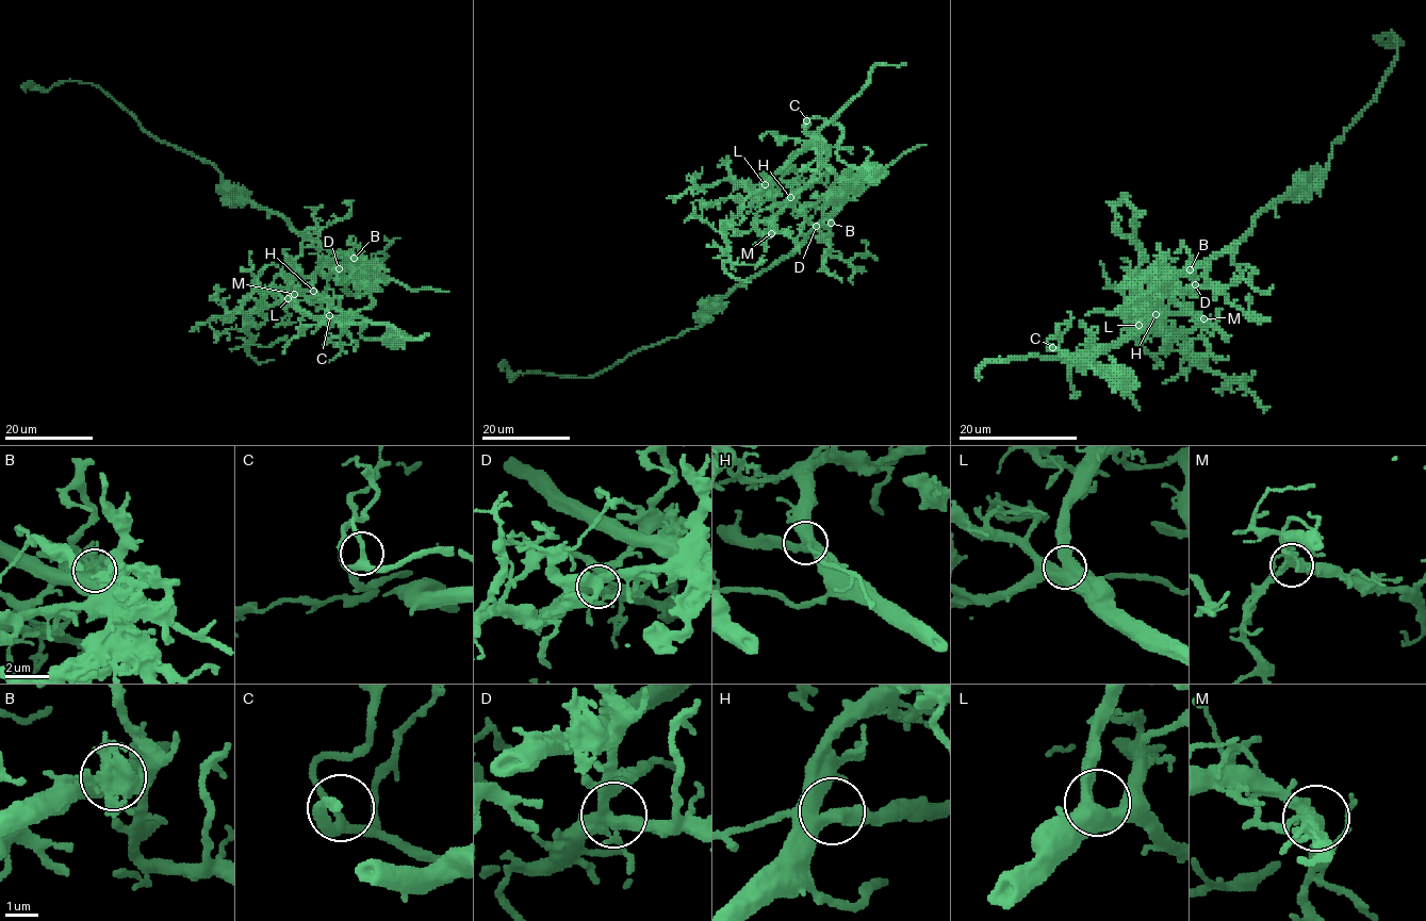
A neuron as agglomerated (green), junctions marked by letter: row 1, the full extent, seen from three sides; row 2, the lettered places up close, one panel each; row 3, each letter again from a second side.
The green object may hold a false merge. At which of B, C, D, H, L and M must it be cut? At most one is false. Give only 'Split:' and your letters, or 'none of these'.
Split: B

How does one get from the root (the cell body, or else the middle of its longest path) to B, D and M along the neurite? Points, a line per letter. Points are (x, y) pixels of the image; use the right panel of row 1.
B: (1119, 376), (1105, 378), (1049, 347), (1097, 356), (1128, 341), (1163, 295), (1192, 284), (1189, 269)
D: (1119, 376), (1105, 378), (1049, 347), (1070, 356), (1097, 356), (1128, 341), (1163, 295), (1184, 293), (1195, 284)
M: (1119, 376), (1105, 378), (1049, 347), (1070, 356), (1097, 356), (1132, 338), (1154, 315), (1192, 313), (1203, 318)

